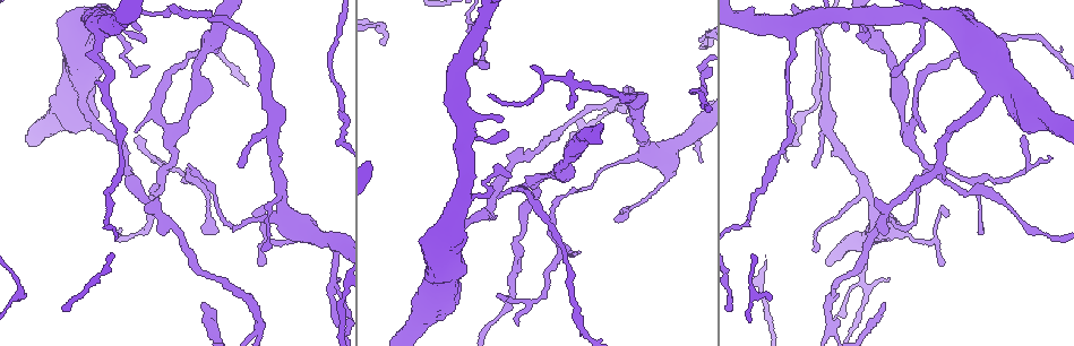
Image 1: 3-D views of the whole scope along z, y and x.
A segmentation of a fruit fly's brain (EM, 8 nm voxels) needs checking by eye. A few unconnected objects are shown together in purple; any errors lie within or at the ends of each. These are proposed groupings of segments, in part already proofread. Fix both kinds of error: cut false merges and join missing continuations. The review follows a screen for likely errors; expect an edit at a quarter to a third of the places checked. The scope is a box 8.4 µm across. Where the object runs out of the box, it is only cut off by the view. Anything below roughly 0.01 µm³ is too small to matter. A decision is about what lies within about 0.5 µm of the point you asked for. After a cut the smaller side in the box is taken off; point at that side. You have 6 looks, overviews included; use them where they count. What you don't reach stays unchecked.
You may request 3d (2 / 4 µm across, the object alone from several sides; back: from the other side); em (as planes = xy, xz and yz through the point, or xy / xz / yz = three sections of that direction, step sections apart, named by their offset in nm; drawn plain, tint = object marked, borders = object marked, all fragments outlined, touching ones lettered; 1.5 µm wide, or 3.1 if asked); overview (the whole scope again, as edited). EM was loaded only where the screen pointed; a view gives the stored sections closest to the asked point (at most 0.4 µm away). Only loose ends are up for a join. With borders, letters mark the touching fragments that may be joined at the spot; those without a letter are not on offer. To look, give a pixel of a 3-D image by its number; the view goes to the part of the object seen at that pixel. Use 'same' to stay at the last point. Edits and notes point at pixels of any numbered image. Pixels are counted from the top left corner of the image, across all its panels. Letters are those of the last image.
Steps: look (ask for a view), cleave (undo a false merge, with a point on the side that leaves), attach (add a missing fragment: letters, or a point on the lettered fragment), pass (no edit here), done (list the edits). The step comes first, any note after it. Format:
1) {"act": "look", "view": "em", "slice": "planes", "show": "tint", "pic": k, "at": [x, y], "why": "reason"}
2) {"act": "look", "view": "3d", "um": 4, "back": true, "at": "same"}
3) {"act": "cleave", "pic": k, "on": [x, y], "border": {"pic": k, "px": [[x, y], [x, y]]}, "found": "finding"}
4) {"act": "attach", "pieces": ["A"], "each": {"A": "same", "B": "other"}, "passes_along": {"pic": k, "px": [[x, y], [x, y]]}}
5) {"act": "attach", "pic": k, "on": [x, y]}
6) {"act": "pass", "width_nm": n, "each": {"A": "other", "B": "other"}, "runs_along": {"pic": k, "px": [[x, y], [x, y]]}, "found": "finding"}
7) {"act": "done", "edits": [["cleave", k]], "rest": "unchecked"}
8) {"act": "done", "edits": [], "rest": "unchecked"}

{"act": "look", "view": "em", "slice": "planes", "show": "tint", "pic": 1, "at": [623, 89], "why": "branch stops here"}

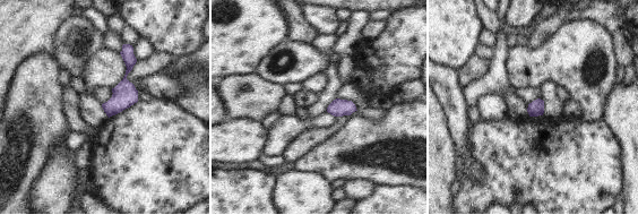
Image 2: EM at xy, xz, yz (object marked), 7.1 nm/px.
{"act": "look", "view": "em", "slice": "planes", "show": "borders", "at": "same"}

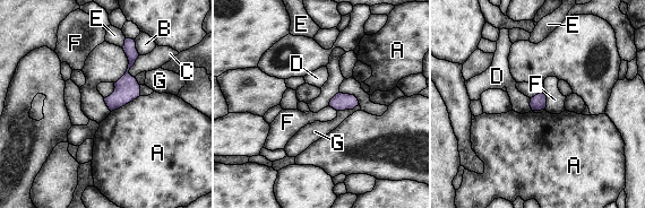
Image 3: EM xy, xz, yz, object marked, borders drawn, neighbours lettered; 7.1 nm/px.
{"act": "pass", "longest_contact_nm": ["A", 240], "each": {"A": "other", "B": "other", "C": "other", "D": "other", "E": "other", "F": "other", "G": "other"}, "border": {"pic": 3, "px": [[530, 98], [530, 107], [532, 110]]}, "found": "no lettered fragment goes on from it"}

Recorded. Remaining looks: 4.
{"act": "look", "view": "em", "slice": "planes", "show": "borders", "pic": 1, "at": [864, 283], "why": "three-way junction"}

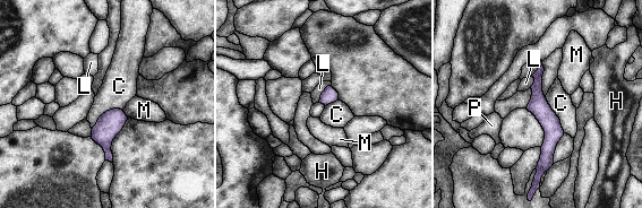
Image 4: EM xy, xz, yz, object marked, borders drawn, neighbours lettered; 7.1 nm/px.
{"act": "pass", "longest_contact_nm": ["C", 300], "each": {"C": "other", "H": "other", "L": "other", "M": "other", "P": "other"}, "runs_along": {"pic": 4, "px": [[540, 70], [549, 146], [539, 170]]}, "found": "continuous, no second cell"}

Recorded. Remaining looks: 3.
{"act": "look", "view": "3d", "um": 2, "back": true, "pic": 1, "at": [944, 264], "why": "tapers out"}

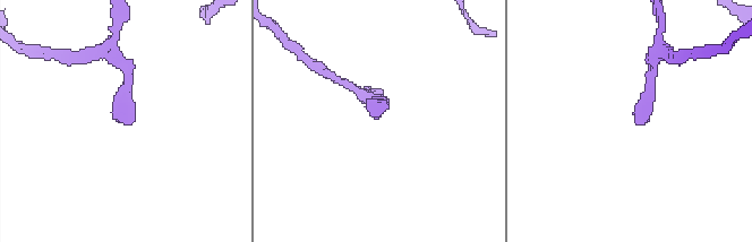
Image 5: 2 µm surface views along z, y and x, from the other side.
{"act": "look", "view": "em", "slice": "planes", "show": "borders", "pic": 5, "at": [638, 122]}

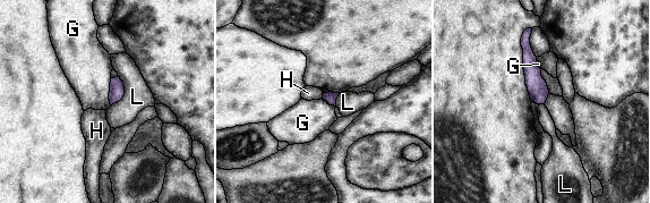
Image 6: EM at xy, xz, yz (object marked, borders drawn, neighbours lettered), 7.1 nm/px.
{"act": "pass", "longest_contact_nm": ["L", 220], "each": {"G": "other", "H": "other", "L": "other"}, "border": {"pic": 6, "px": [[118, 75], [123, 95], [111, 106]]}, "found": "no lettered fragment goes on from it"}

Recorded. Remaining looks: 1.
{"act": "done", "edits": [], "rest": "unchecked"}

